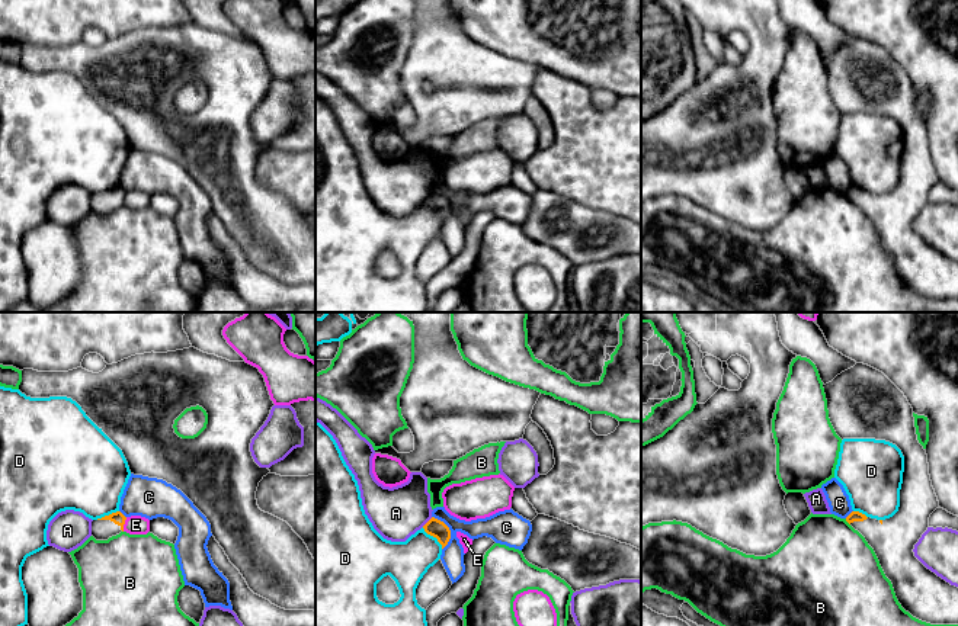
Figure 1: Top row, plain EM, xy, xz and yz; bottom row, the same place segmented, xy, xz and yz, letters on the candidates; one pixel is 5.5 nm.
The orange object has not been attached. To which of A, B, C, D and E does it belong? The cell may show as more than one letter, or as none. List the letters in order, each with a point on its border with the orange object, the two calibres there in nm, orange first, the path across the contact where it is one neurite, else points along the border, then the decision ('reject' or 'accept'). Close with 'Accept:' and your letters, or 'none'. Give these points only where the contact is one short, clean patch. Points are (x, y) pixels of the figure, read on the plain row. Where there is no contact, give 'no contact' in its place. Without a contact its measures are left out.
A: meets orange in xz at (428, 196); 100 nm thick on the orange side, 300 nm on the other; border along xz (432, 192), (422, 201); reject
B: meets orange in yz at (846, 195); 60 nm thick on the orange side, 480 nm on the other; border along yz (845, 193), (849, 199); reject
C: meets orange in xz at (449, 205); 100 nm thick on the orange side, 130 nm on the other; border along xz (432, 190), (439, 193), (449, 205), (449, 215), (442, 224); reject
D: meets orange in xz at (433, 211); 100 nm thick on the orange side, 240 nm on the other; border along xz (422, 202), (442, 222); reject
E: meets orange in xy at (124, 198); 70 nm thick on the orange side, 110 nm on the other; border along xy (127, 192), (122, 205); reject
Accept: none

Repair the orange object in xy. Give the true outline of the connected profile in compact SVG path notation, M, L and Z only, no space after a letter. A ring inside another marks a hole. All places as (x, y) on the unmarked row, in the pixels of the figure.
M121 186L93 195L92 211L96 215L108 215L109 212L124 206L125 195L126 192Z

